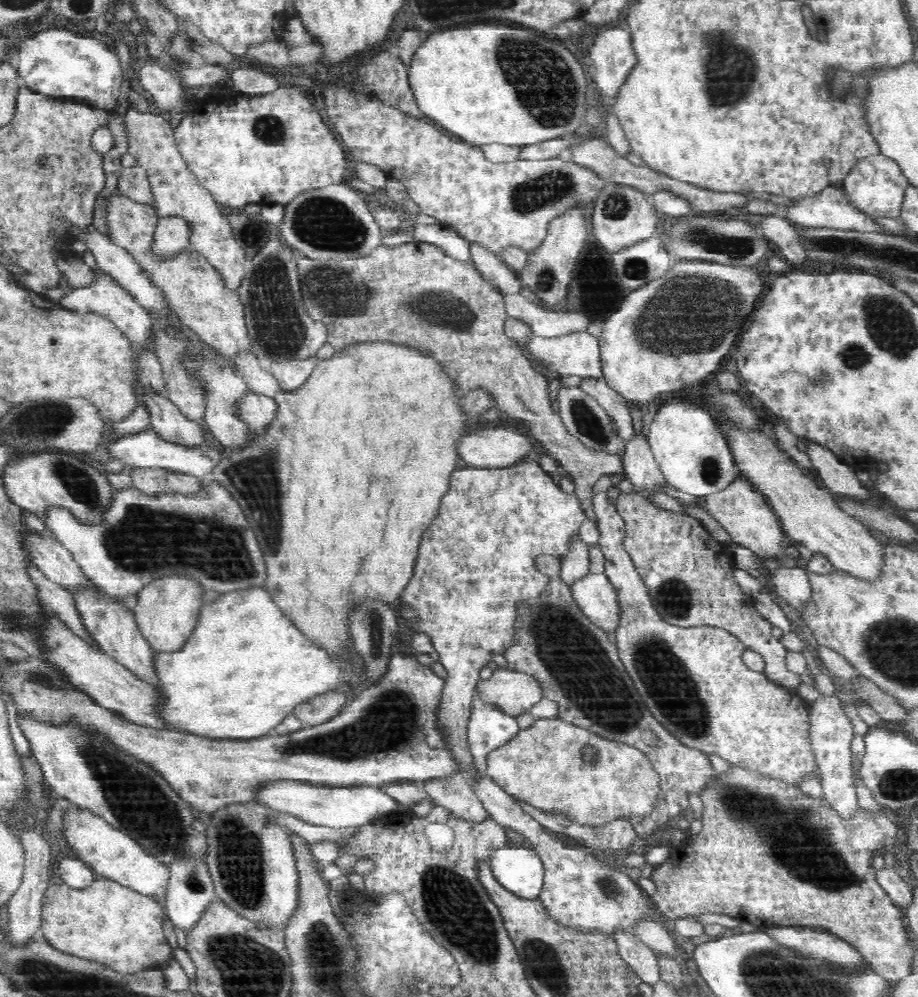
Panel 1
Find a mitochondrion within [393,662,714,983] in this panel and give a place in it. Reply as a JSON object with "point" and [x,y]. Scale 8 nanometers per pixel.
{"point":[452,905]}

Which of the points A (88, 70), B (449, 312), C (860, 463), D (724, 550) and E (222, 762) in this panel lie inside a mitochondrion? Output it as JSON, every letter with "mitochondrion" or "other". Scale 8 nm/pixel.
{"A":"other","B":"mitochondrion","C":"other","D":"other","E":"other"}

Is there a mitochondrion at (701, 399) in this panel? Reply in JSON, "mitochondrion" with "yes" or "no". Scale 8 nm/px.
{"mitochondrion":"no"}

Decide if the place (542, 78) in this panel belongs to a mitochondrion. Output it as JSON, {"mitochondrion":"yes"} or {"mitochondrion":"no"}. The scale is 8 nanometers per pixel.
{"mitochondrion":"yes"}

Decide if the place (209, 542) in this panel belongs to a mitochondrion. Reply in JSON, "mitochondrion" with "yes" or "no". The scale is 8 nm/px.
{"mitochondrion":"yes"}

